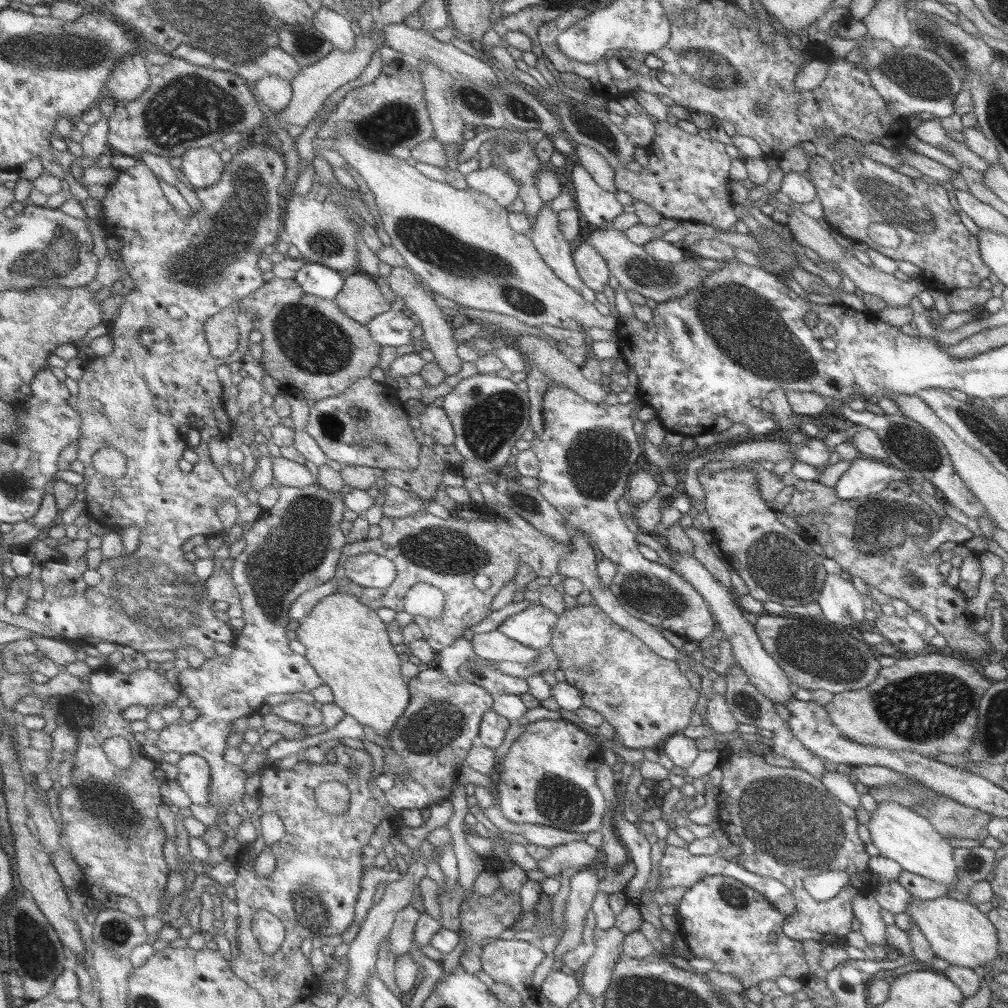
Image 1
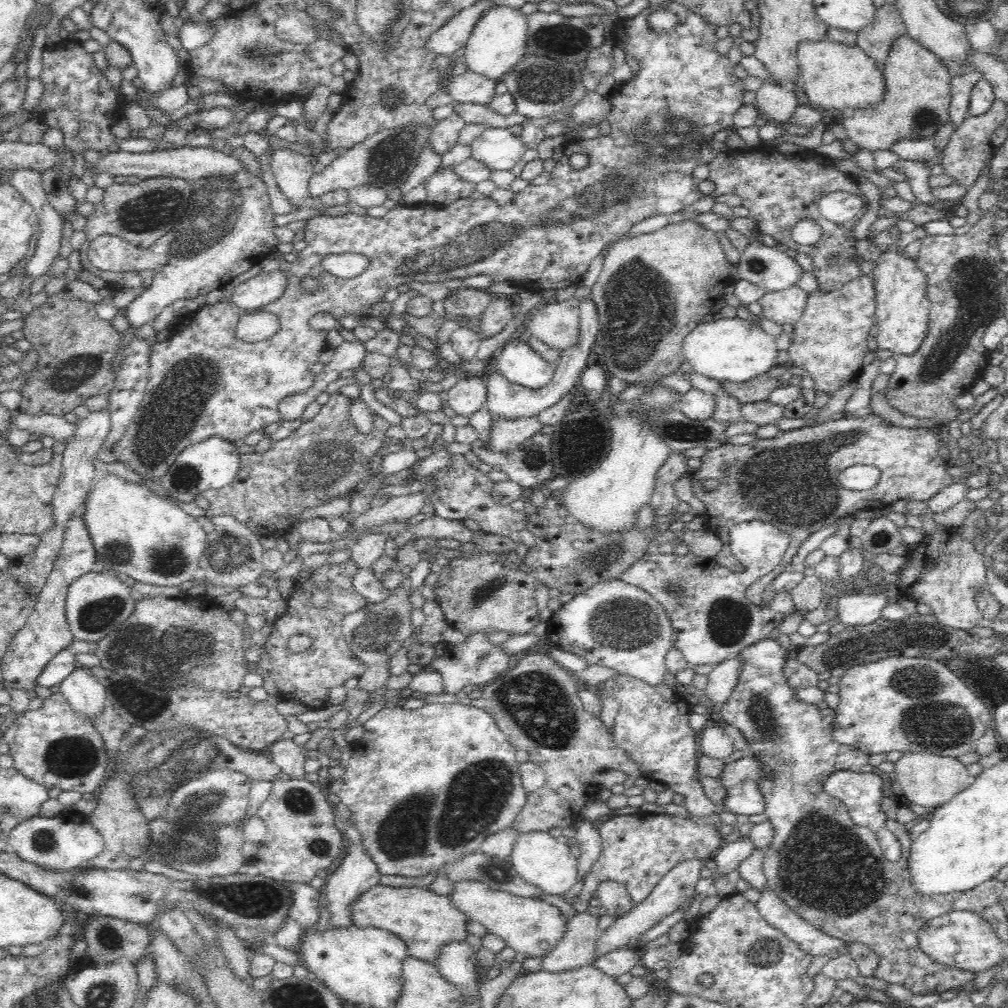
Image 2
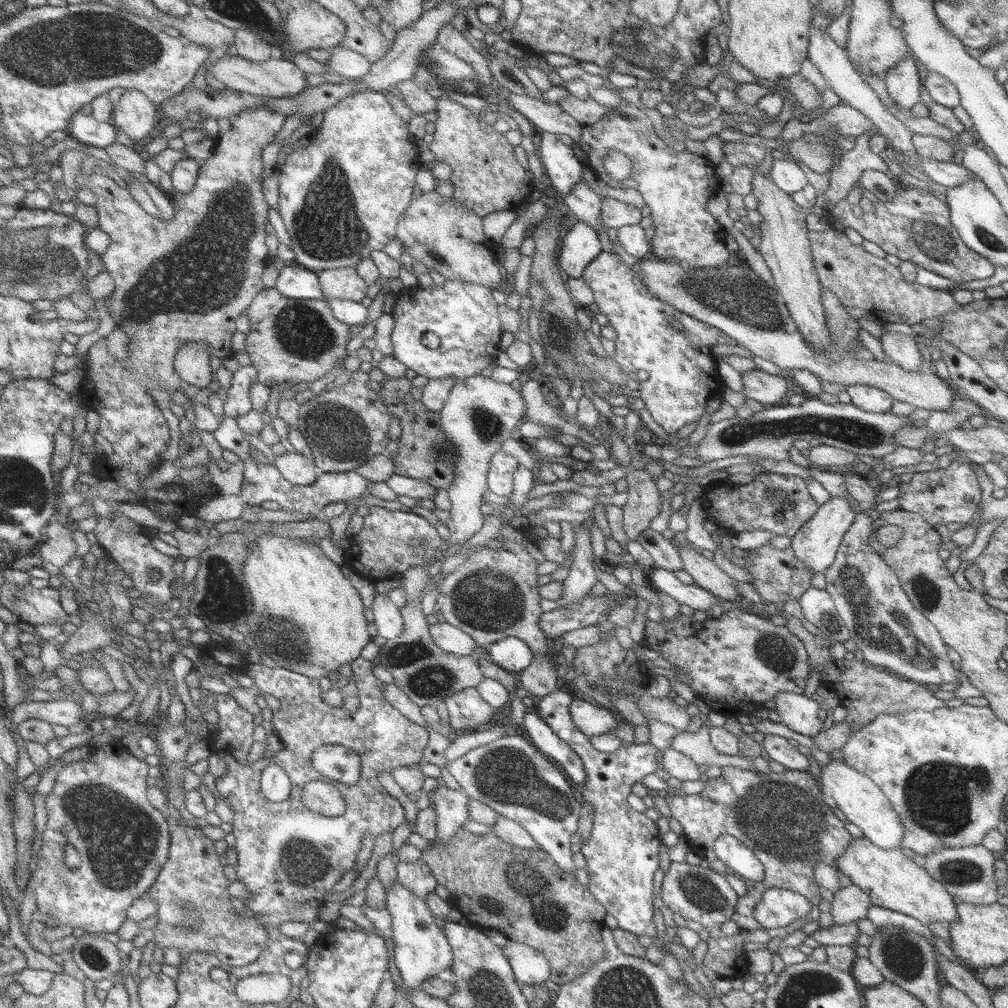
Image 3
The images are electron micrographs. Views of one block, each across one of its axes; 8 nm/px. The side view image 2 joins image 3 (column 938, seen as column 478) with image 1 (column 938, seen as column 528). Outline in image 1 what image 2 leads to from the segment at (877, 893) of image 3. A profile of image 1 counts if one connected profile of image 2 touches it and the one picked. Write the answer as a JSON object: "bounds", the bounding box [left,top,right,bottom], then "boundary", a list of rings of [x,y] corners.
{"bounds":[905,897,1000,969],"boundary":[[[911,897],[907,904],[905,914],[915,921],[934,956],[943,962],[954,967],[972,969],[986,966],[1000,956],[995,927],[976,906],[946,897],[931,901],[917,901]]]}

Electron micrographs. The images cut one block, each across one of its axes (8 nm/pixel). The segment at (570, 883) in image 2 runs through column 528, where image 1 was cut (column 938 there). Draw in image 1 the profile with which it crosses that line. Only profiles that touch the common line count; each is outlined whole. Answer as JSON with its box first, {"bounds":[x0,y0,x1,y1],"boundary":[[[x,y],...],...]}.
{"bounds":[866,802,958,886],"boundary":[[[879,802],[866,827],[871,844],[877,848],[879,855],[894,860],[903,871],[918,874],[943,886],[952,886],[958,880],[952,855],[954,848],[916,811],[895,802]]]}

